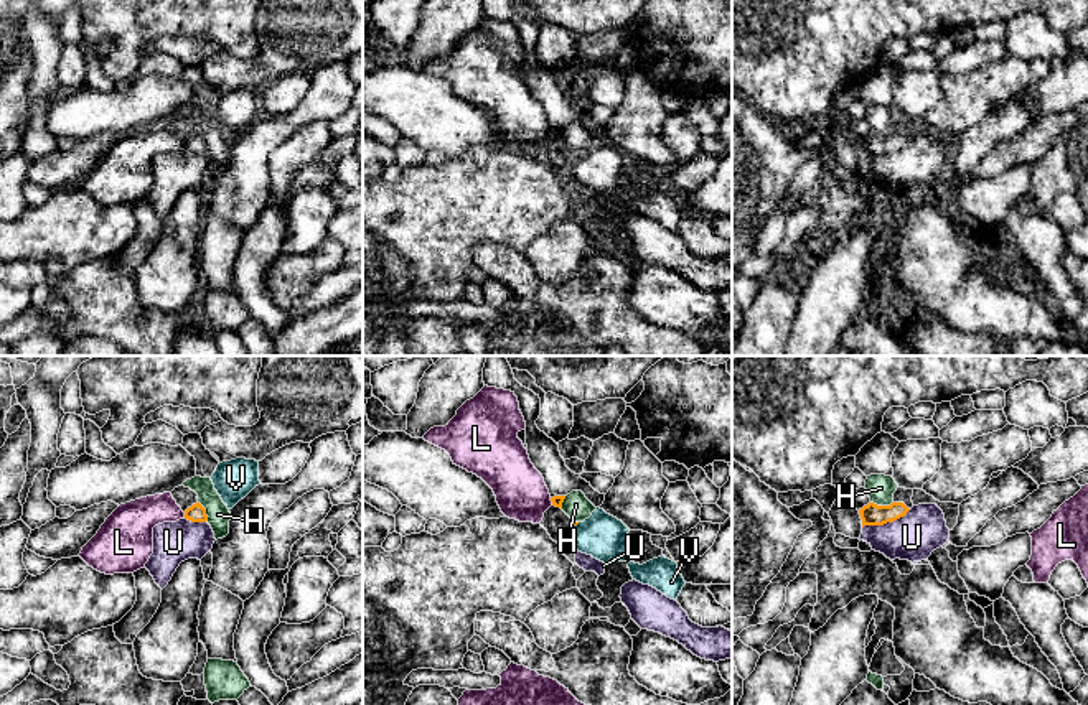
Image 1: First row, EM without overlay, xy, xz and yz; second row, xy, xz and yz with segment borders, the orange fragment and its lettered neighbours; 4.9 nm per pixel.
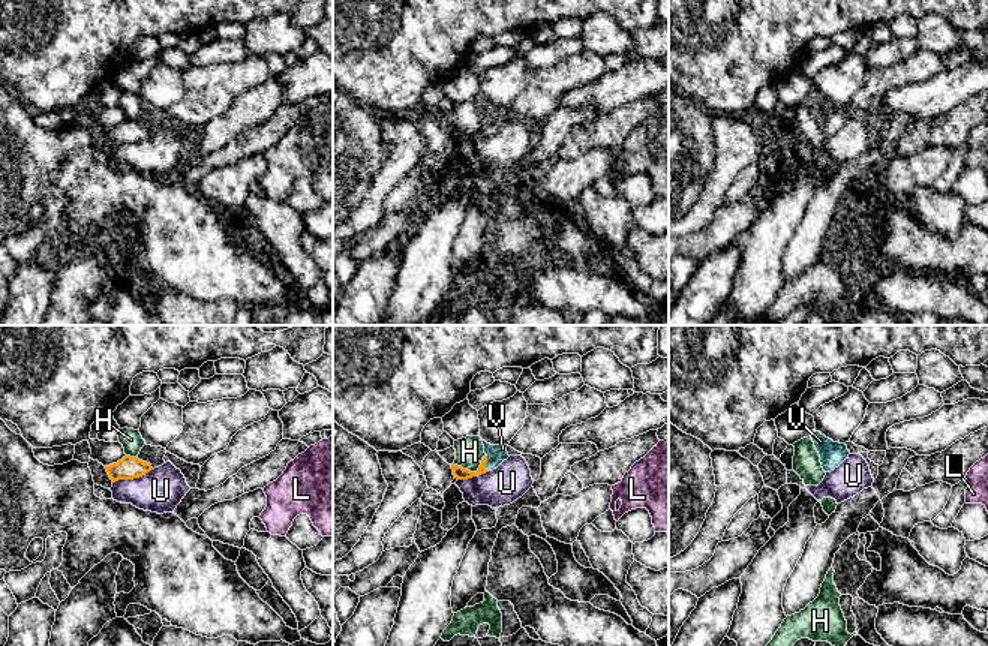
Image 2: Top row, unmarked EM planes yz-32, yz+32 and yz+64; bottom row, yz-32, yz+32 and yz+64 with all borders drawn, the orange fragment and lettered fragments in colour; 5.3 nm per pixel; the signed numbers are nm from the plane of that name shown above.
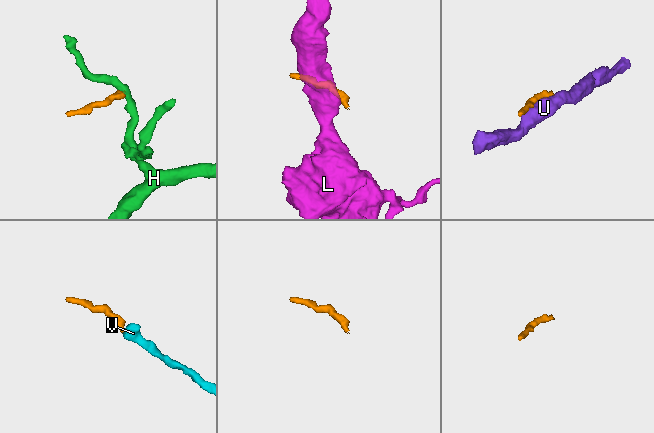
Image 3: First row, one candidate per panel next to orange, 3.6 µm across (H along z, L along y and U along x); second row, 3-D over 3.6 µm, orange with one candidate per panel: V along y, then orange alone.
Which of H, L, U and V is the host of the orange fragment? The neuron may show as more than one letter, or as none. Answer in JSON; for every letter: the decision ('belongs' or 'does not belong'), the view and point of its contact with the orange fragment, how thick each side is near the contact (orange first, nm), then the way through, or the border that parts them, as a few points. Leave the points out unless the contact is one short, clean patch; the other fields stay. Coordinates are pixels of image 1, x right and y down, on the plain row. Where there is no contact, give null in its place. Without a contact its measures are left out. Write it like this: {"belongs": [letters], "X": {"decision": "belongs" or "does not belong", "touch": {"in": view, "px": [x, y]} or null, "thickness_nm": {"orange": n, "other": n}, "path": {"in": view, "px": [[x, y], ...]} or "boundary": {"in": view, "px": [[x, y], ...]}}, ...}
{"belongs": ["V"], "H": {"decision": "does not belong", "touch": {"in": "yz", "px": [882, 137]}, "thickness_nm": {"orange": 110, "other": 140}, "boundary": {"in": "yz", "px": [[871, 132], [877, 135], [892, 134]]}}, "L": {"decision": "does not belong", "touch": {"in": "xy", "px": [185, 145]}, "thickness_nm": {"orange": 90, "other": 190}}, "U": {"decision": "does not belong", "touch": {"in": "yz", "px": [886, 154]}, "thickness_nm": {"orange": 110, "other": 220}}, "V": {"decision": "belongs", "touch": {"in": "xz", "px": [576, 155]}, "thickness_nm": {"orange": 20, "other": 220}, "path": {"in": "xz", "px": [[572, 152], [576, 155], [587, 167], [602, 167]]}}}

